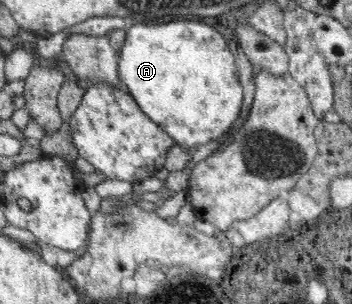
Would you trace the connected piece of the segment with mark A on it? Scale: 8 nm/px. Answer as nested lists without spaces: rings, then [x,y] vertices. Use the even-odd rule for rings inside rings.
[[[195,17],[177,18],[160,24],[132,23],[126,29],[125,43],[119,54],[118,74],[142,113],[146,113],[174,139],[174,146],[182,146],[192,152],[223,135],[238,117],[243,95],[236,56],[219,30]]]

